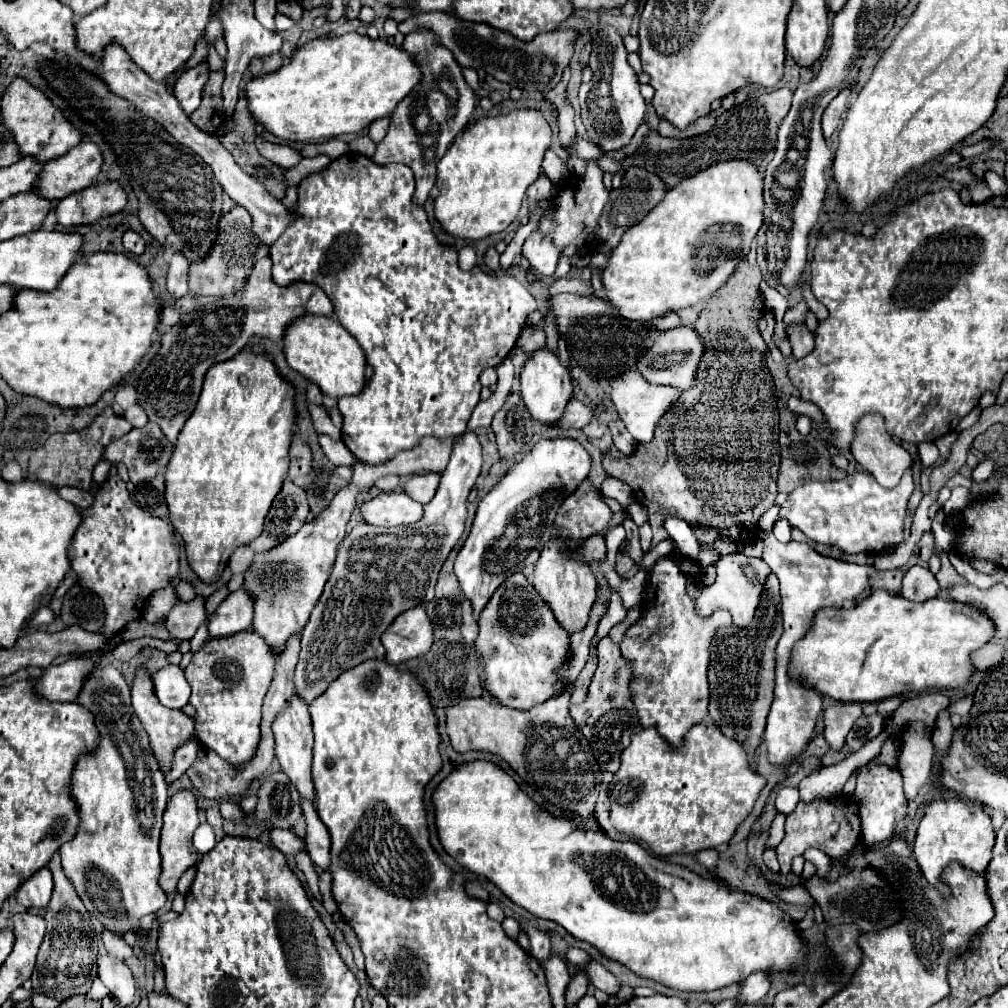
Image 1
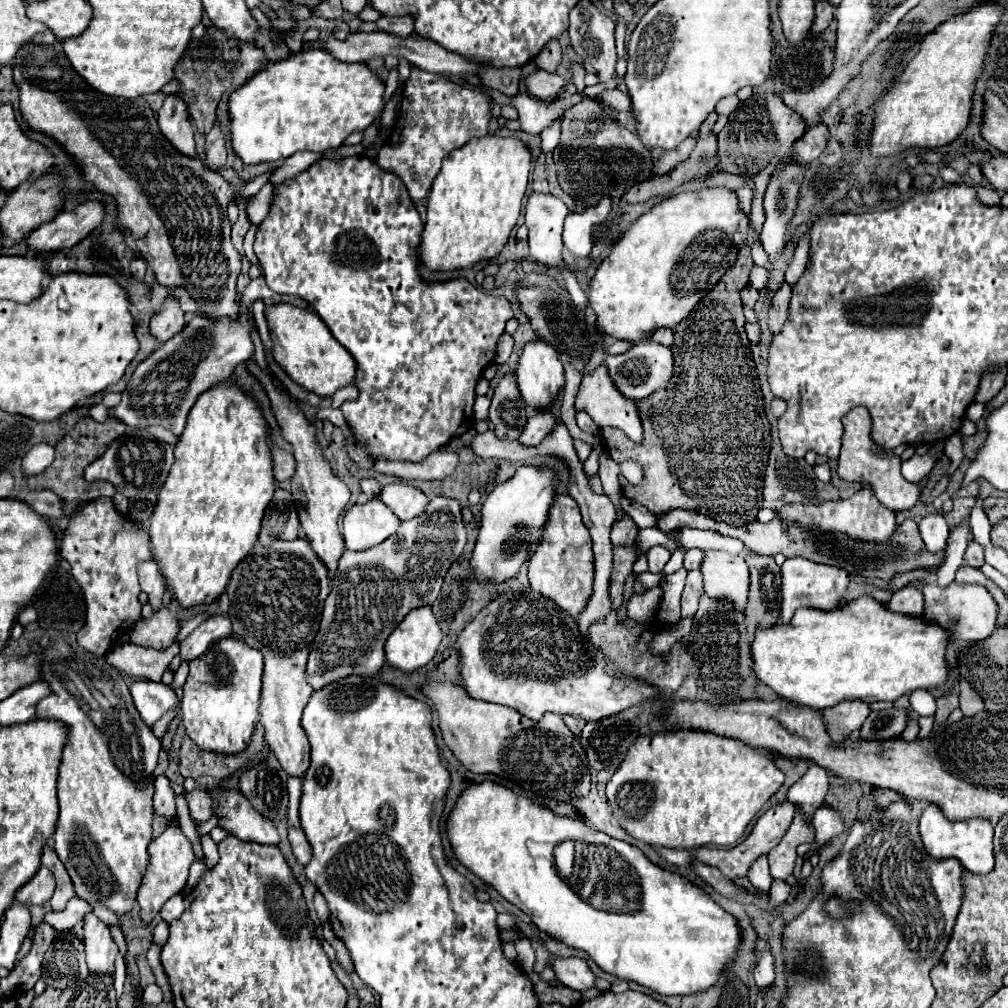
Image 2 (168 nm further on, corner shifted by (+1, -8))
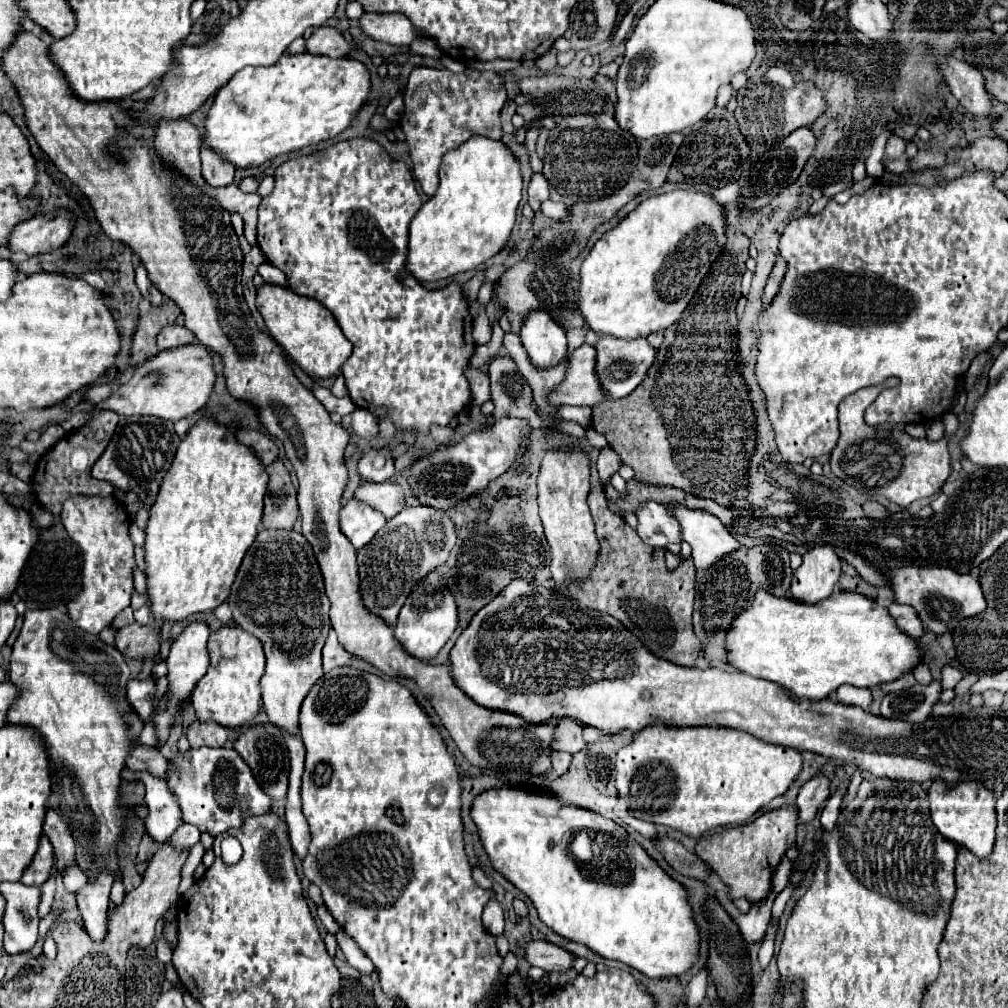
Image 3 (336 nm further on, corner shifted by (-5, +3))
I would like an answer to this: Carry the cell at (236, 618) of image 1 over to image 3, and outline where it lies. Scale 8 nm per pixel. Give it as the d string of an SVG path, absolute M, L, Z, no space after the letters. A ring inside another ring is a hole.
M204 622L188 624L186 630L174 640L174 644L172 644L172 648L170 648L170 654L168 654L168 658L166 658L166 666L168 666L168 674L166 674L166 678L168 678L166 708L152 718L152 724L154 724L154 728L156 728L156 738L158 738L156 748L160 748L160 746L164 746L164 744L168 742L170 730L172 730L172 726L174 726L174 722L176 722L176 716L178 716L182 704L190 700L190 692L194 690L196 682L198 682L198 680L206 674L206 670L208 670L208 664L210 664L210 660L208 660L208 650L206 650L208 634L210 634L210 630L208 630L208 626L206 626Z

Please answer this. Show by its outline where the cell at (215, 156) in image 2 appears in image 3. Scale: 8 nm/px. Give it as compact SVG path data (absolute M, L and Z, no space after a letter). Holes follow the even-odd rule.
M202 148L202 176L214 188L228 186L234 182L234 166L222 162L220 156L214 156L210 148Z

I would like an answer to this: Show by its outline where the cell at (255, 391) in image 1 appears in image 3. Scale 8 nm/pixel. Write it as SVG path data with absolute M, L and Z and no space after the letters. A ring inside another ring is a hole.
M202 418L200 422L196 422L190 432L186 434L186 438L180 442L178 452L174 456L174 462L170 466L170 470L166 472L162 484L160 484L160 492L156 496L156 502L150 508L150 520L146 524L146 542L144 542L144 562L146 562L146 596L150 600L150 610L156 622L182 622L192 614L198 612L210 612L216 610L220 604L226 602L226 598L230 596L230 588L232 582L236 578L236 572L242 564L242 558L246 554L246 550L250 548L250 544L256 538L258 532L258 524L262 522L262 498L266 492L266 484L268 484L268 474L264 472L264 466L260 464L260 460L254 456L254 452L250 452L250 448L246 448L244 444L238 444L234 440L234 430L222 424L214 424L212 418Z

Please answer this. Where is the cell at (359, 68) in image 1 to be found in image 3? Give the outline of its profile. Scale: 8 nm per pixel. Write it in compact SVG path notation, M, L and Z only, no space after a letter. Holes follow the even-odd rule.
M282 54L282 58L268 68L242 68L234 78L222 86L210 110L204 118L204 144L222 156L224 162L230 162L234 168L254 168L264 162L300 150L310 144L334 138L348 128L348 122L358 114L360 106L368 98L370 76L366 66L348 58L328 58L328 56L310 56L310 54Z

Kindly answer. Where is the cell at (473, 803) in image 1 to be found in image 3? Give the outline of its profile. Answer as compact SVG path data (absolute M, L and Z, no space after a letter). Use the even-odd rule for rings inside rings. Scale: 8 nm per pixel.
M516 788L482 792L474 800L472 818L480 830L492 866L532 900L538 918L556 934L584 944L604 958L624 962L648 978L680 976L696 962L698 928L692 920L686 888L672 880L616 822L578 806L566 806L554 796ZM580 830L586 830L592 836L594 858L588 864L576 862L568 850L568 842L572 842Z

